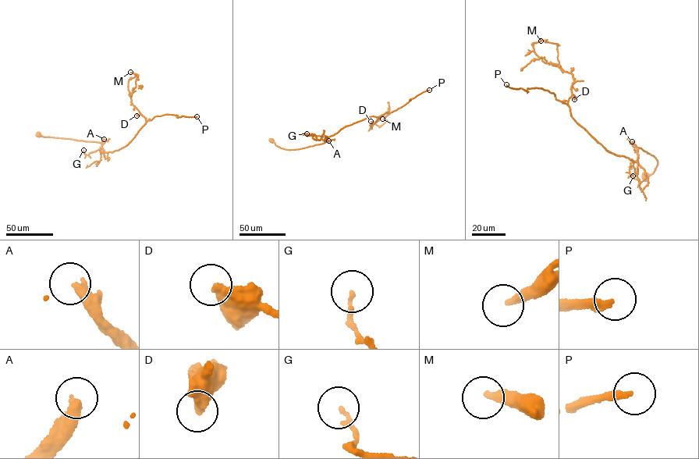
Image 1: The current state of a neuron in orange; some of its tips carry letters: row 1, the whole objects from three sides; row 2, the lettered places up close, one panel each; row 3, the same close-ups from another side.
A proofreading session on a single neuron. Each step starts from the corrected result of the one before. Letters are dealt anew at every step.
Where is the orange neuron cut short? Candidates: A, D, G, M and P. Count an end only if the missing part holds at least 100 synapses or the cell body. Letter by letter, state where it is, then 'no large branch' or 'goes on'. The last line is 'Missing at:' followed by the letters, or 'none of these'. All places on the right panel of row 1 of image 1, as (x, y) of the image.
A: (632, 141) | goes on
D: (574, 99) | no large branch
G: (633, 176) | no large branch
M: (541, 40) | no large branch
P: (506, 84) | goes on
Missing at: A, P

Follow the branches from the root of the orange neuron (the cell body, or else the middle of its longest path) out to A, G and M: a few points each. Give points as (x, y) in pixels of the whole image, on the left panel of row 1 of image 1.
A: (38, 134), (100, 142), (104, 139)
G: (38, 134), (101, 143), (101, 148), (88, 154), (83, 150)
M: (38, 134), (101, 142), (106, 152), (118, 151), (128, 144), (146, 122), (131, 102), (137, 76), (130, 72)

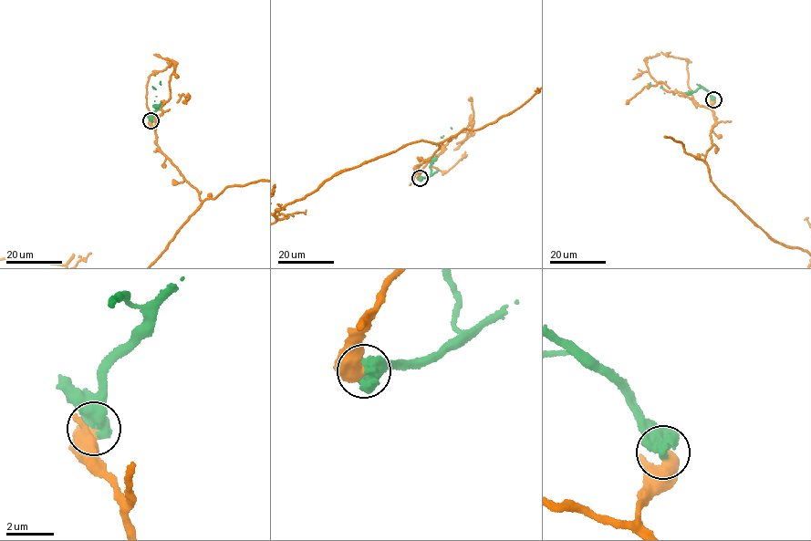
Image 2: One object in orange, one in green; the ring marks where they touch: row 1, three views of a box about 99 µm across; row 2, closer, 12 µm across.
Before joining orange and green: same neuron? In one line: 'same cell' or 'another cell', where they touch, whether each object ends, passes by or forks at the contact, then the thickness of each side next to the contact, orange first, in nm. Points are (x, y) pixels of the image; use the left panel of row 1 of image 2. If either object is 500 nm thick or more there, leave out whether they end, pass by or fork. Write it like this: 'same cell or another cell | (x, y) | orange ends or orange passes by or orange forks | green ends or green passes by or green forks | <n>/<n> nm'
another cell | (150, 120) | 650/800 nm

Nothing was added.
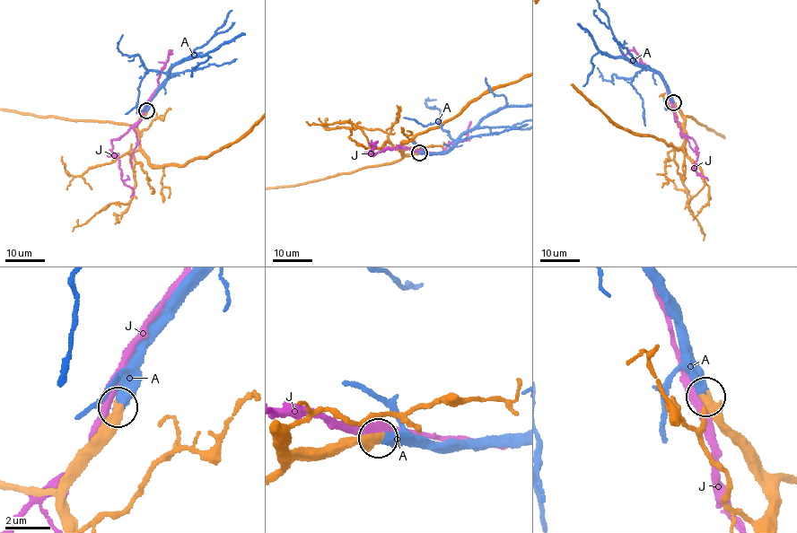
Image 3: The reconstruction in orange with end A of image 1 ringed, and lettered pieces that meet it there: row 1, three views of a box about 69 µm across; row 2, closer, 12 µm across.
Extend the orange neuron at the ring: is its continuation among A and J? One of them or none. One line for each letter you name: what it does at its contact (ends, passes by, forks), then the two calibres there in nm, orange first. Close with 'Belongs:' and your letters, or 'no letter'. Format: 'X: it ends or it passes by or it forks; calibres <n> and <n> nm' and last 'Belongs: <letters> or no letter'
A: it ends; calibres 500 and 440 nm
Belongs: A

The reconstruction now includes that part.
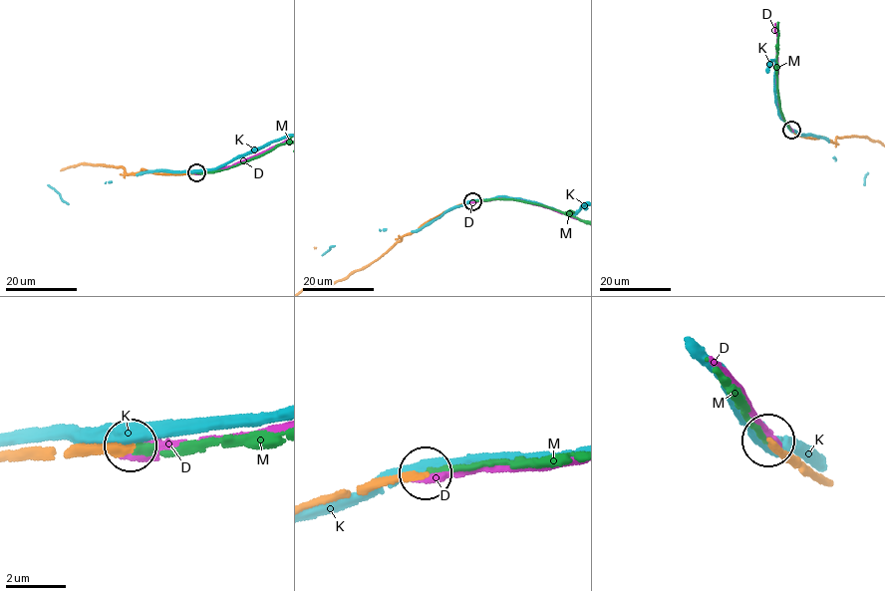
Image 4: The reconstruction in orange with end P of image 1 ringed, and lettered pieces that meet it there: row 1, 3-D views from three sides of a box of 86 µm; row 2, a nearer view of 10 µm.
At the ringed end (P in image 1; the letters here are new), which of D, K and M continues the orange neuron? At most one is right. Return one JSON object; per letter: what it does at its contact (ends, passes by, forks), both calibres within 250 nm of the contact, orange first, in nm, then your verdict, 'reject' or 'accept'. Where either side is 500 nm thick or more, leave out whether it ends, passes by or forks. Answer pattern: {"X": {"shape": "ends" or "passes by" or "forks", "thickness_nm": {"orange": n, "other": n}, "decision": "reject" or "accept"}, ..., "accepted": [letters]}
{"D": {"shape": "ends", "thickness_nm": {"orange": 280, "other": 240}, "decision": "reject"}, "K": {"shape": "passes by", "thickness_nm": {"orange": 400, "other": 460}, "decision": "reject"}, "M": {"shape": "ends", "thickness_nm": {"orange": 240, "other": 220}, "decision": "accept"}, "accepted": ["M"]}

